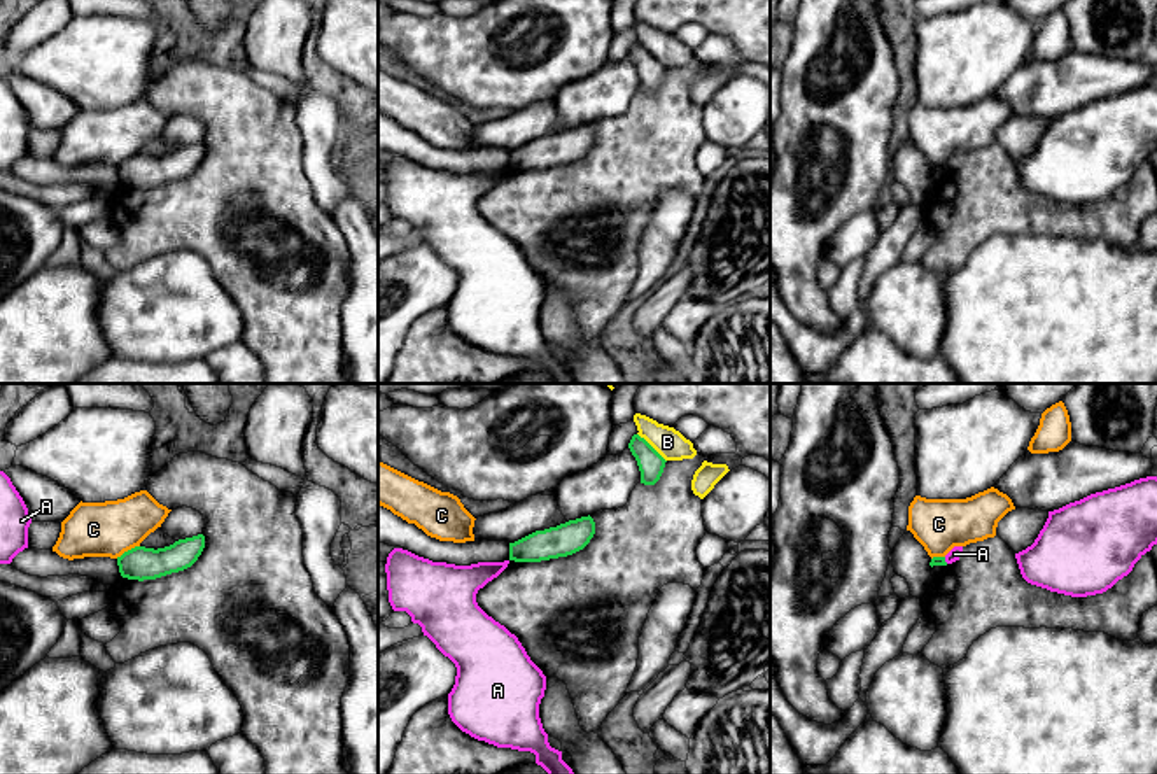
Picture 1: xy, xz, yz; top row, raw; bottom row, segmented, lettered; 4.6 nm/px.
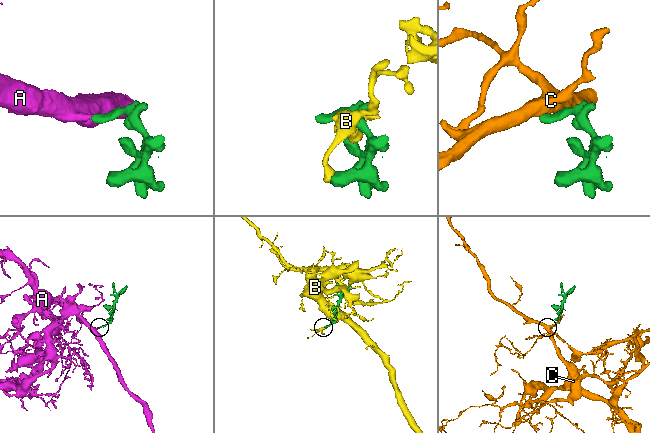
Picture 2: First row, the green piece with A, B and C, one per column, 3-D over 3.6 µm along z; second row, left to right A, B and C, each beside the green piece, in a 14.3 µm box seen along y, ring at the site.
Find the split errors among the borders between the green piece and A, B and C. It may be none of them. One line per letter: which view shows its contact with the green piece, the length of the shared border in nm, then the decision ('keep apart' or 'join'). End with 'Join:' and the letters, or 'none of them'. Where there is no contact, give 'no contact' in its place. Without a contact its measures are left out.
A: meets green in yz; contact 40 nm long; keep apart
B: meets green in xz; contact 190 nm long; keep apart
C: meets green in xy; contact 130 nm long; keep apart
Join: none of them

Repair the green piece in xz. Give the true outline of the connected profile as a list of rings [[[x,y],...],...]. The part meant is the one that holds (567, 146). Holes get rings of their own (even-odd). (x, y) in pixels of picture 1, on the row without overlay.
[[[581,124],[557,135],[536,138],[515,151],[509,151],[509,168],[541,170],[572,163],[583,158],[595,142],[593,126]]]

